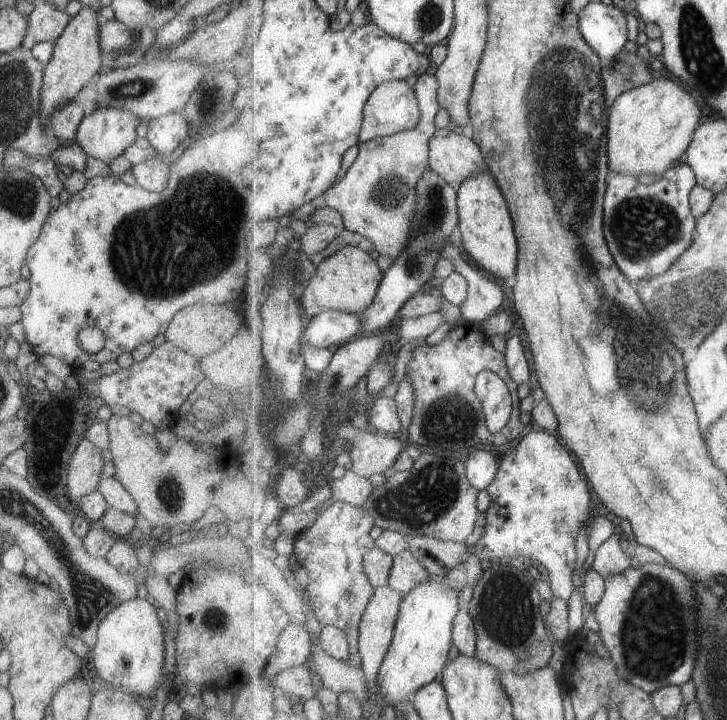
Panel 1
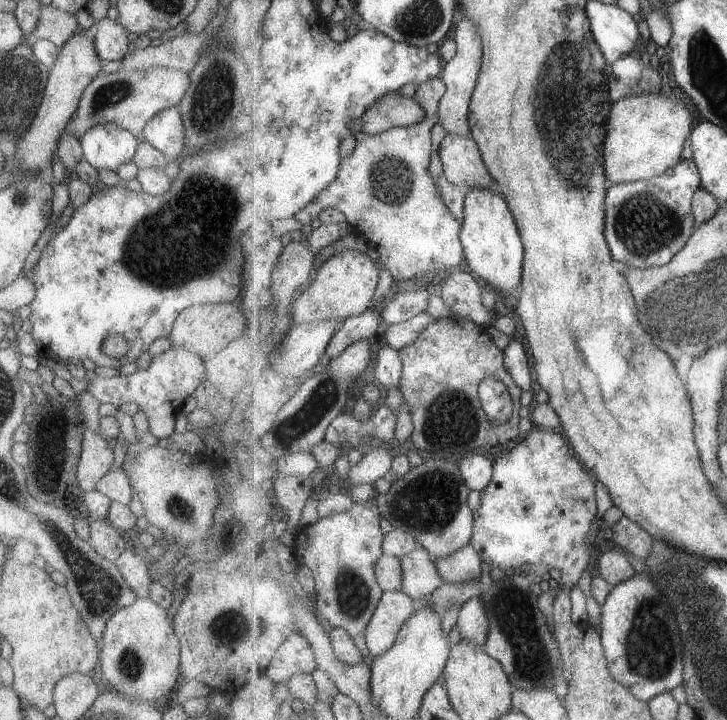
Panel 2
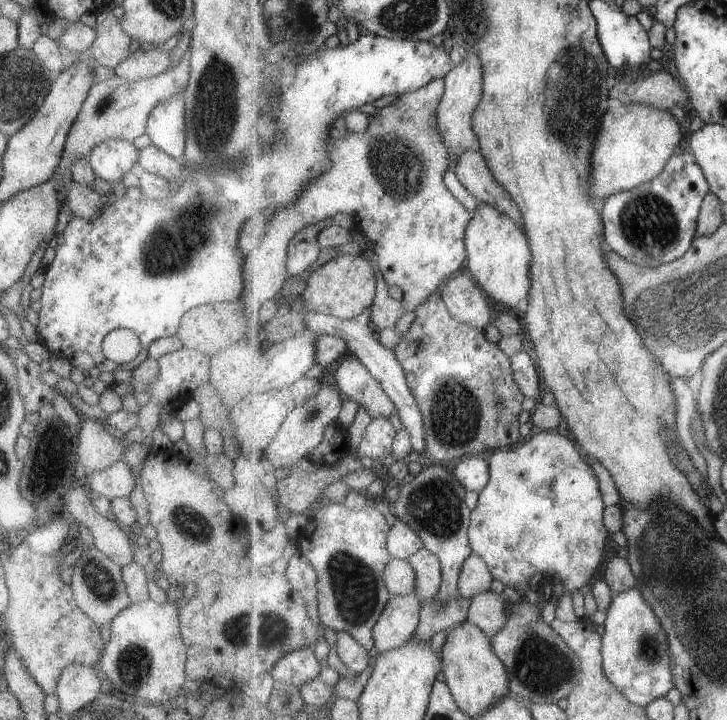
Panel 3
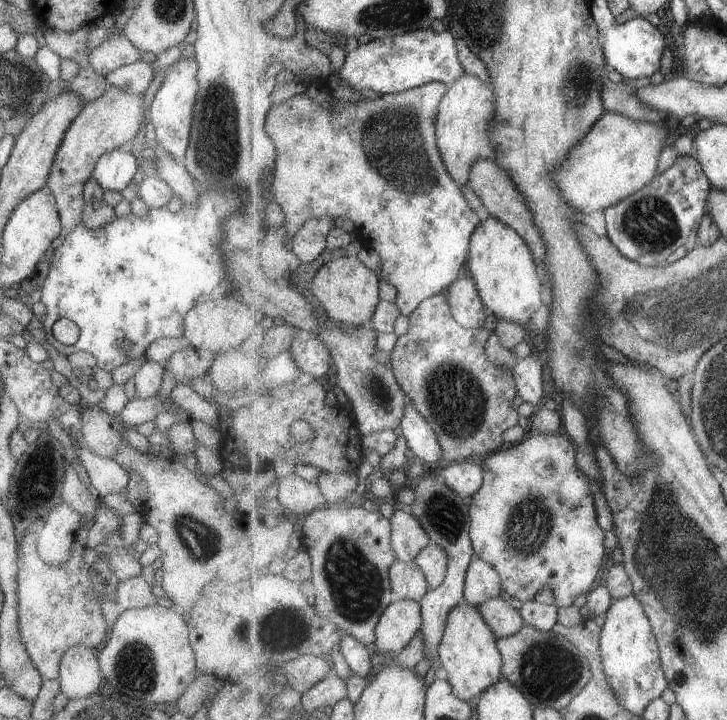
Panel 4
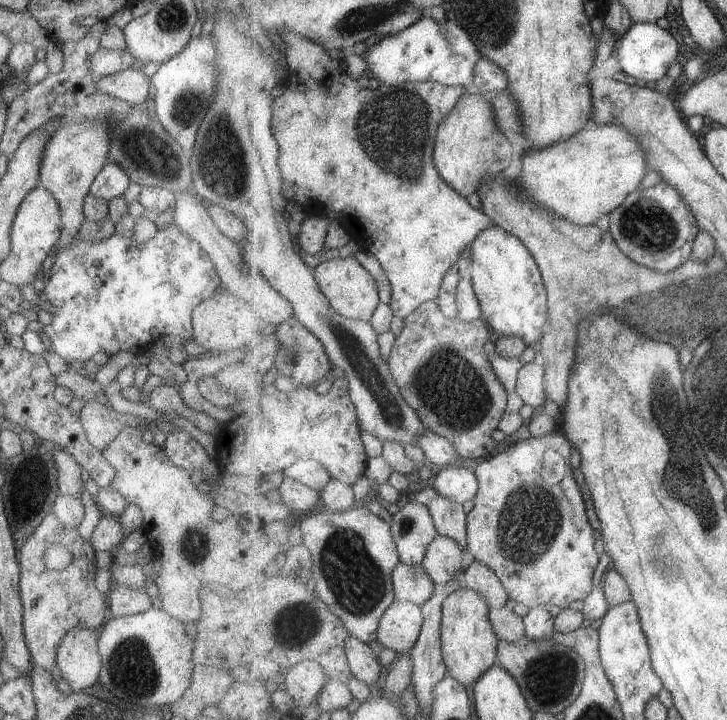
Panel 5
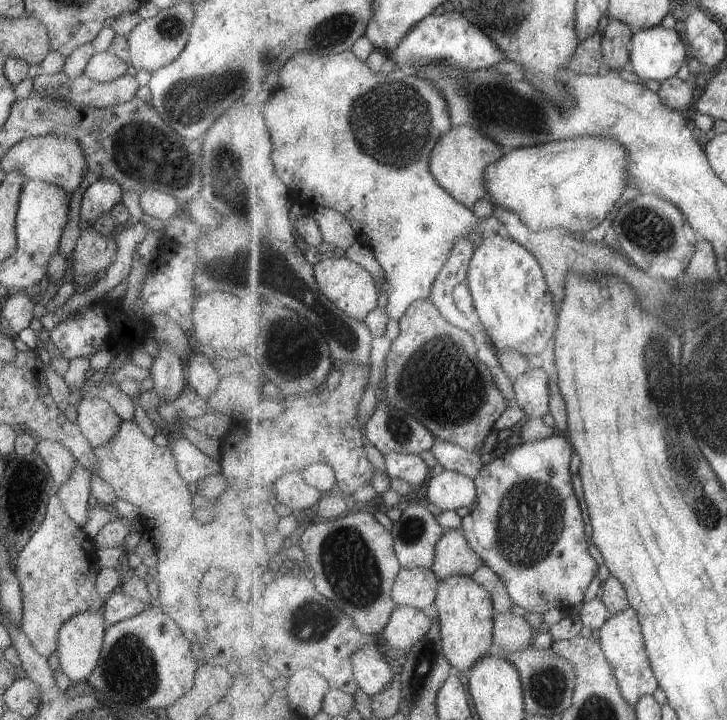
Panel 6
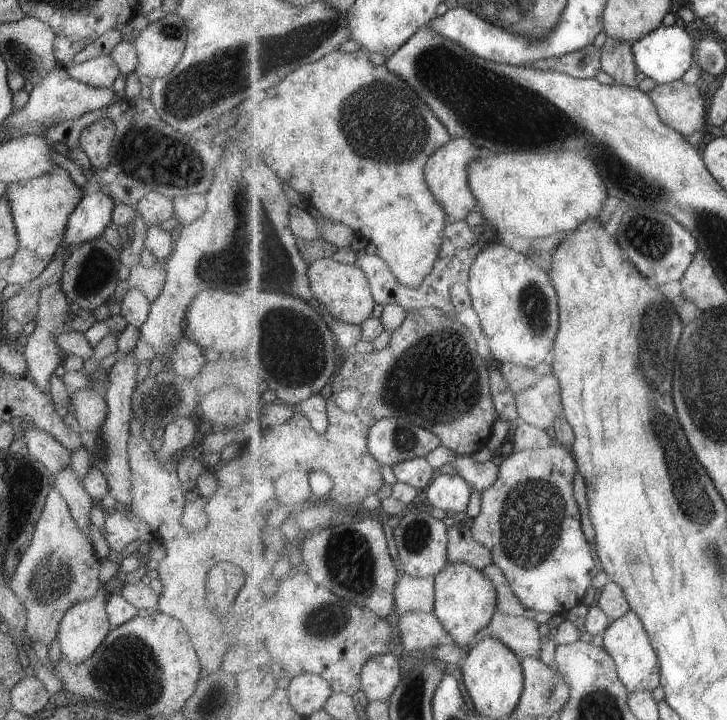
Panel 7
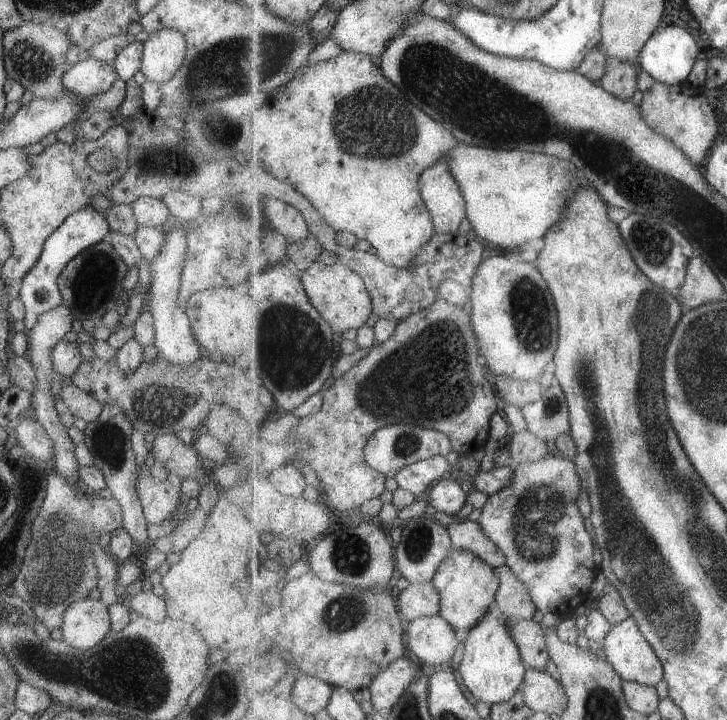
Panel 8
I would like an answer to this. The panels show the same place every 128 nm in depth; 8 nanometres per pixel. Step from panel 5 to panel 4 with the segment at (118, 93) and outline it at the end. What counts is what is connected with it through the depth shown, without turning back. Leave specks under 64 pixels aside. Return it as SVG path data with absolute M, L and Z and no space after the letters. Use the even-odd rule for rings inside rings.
M139 59L131 64L116 68L104 76L103 83L132 95L143 95L153 78L154 62Z

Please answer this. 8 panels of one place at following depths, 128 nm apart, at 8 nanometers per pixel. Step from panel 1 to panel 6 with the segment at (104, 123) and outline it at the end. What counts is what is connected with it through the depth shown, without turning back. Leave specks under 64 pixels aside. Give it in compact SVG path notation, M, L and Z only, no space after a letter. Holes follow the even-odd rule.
M97 179L86 186L80 200L80 221L92 226L102 214L120 202L122 193L116 182L107 179Z

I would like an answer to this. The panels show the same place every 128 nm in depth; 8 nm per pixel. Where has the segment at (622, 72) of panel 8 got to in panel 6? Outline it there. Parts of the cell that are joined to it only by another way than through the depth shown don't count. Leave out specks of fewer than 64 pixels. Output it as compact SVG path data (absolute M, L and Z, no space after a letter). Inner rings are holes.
M609 19L604 39L602 40L602 49L604 52L605 64L610 71L619 72L629 69L630 54L634 47L634 30L627 23L617 19Z

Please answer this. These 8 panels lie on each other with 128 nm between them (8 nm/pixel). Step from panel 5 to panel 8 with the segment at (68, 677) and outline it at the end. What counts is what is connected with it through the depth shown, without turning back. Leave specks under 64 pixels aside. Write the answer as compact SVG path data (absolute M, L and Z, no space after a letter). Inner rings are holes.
M98 599L71 603L62 612L62 639L84 651L101 642L110 631L107 607Z

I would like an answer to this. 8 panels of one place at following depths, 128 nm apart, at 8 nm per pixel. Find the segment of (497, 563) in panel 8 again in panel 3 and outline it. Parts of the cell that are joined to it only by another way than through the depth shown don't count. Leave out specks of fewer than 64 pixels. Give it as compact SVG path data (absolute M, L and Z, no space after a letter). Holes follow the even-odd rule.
M425 546L408 558L416 570L416 594L421 601L436 598L442 585L442 564L439 557Z

